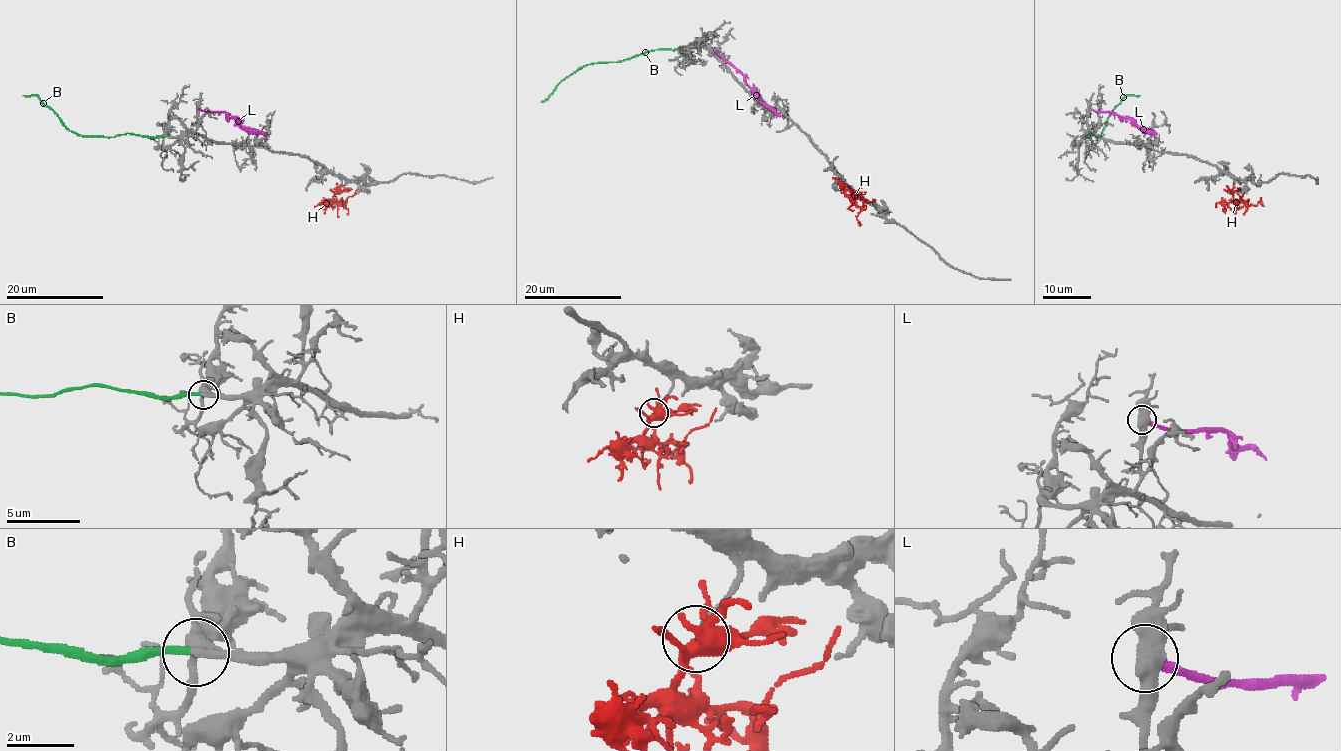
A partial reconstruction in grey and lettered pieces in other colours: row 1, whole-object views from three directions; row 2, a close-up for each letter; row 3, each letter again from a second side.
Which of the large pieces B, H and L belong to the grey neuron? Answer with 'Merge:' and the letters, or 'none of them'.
Merge: B

